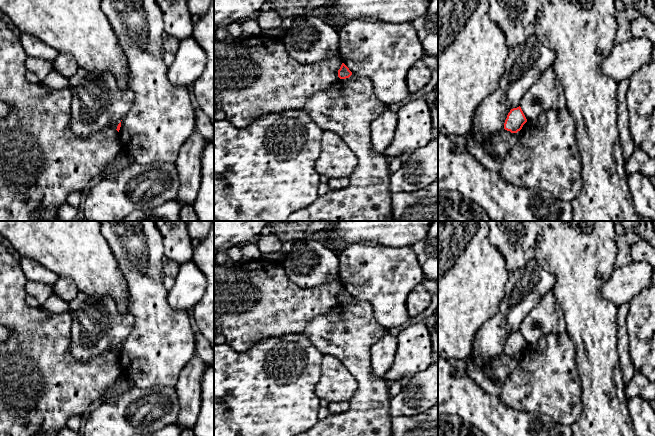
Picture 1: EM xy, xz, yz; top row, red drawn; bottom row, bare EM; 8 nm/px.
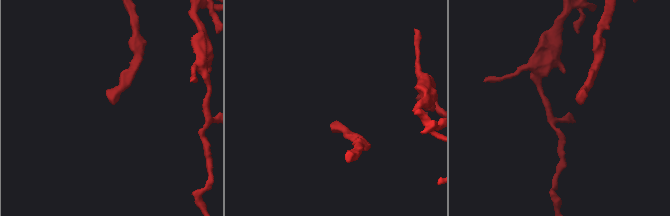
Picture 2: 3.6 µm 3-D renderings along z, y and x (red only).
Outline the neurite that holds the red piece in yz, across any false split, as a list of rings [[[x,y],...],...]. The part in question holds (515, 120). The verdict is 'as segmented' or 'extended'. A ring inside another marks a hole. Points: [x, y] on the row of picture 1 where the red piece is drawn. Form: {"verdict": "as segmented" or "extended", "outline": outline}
{"verdict": "as segmented", "outline": [[[521,107],[513,108],[507,115],[504,123],[504,129],[511,133],[517,133],[527,122],[527,119],[521,109]]]}

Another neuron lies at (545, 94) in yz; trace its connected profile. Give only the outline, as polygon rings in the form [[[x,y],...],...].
[[[552,67],[546,69],[539,80],[529,88],[520,107],[527,120],[536,119],[548,110],[567,108],[561,81]]]

